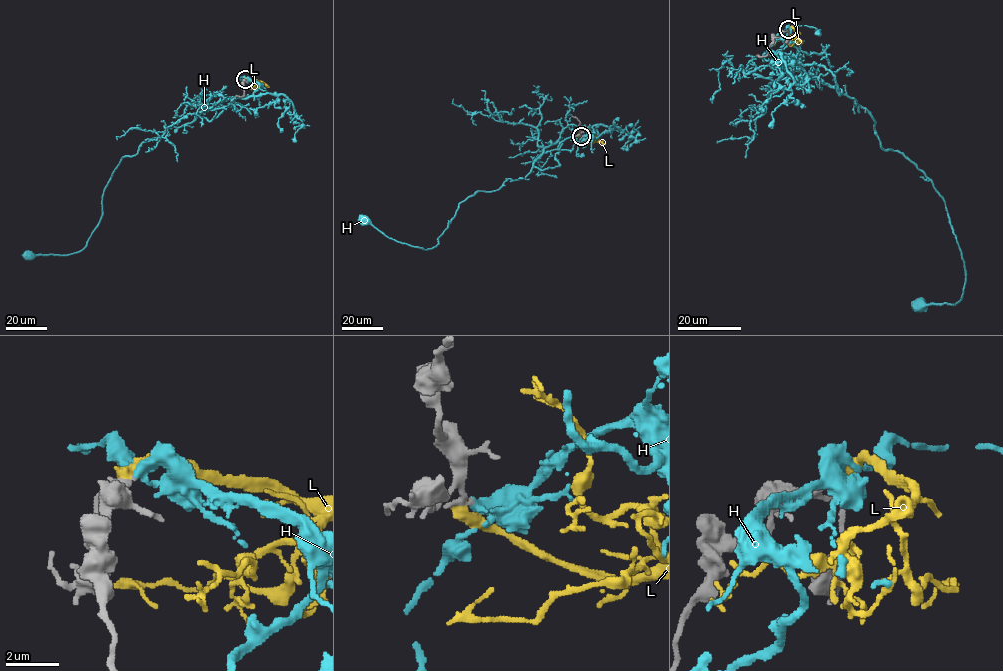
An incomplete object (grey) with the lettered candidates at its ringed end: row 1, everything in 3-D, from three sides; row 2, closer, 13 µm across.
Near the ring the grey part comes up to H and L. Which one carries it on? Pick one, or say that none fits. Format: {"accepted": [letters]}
{"accepted": ["H"]}

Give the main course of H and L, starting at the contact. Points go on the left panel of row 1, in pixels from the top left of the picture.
H: (246, 79), (258, 84), (252, 95), (215, 102), (123, 157), (81, 250), (29, 254)
L: (245, 79), (260, 82), (251, 89)

